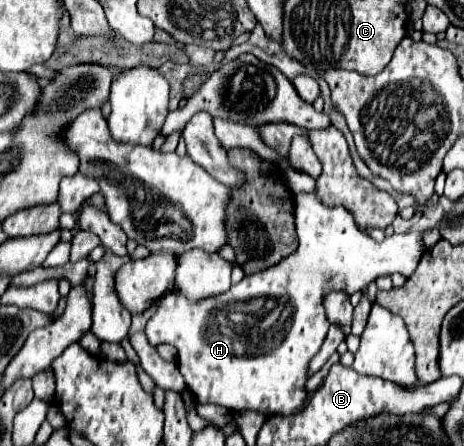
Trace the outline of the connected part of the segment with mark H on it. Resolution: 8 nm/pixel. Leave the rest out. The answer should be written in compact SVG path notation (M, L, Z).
M299 192L295 198L295 224L301 242L297 252L289 254L271 268L245 276L239 284L231 286L229 292L197 304L177 292L165 294L157 312L147 322L145 334L153 346L167 342L177 348L179 370L199 404L219 404L233 412L255 410L267 416L301 412L307 400L305 384L309 378L309 360L317 354L317 350L321 350L329 330L329 320L325 318L321 298L329 290L345 290L347 294L365 290L369 282L383 274L399 272L409 278L427 250L425 232L409 230L405 234L387 236L381 244L377 244L357 228L349 210L341 206L329 208L321 204L317 196L307 192Z

